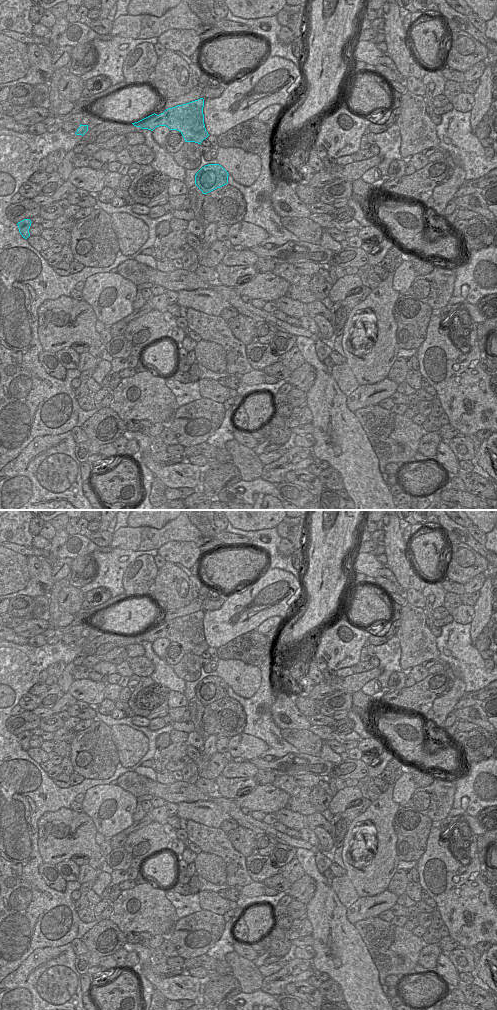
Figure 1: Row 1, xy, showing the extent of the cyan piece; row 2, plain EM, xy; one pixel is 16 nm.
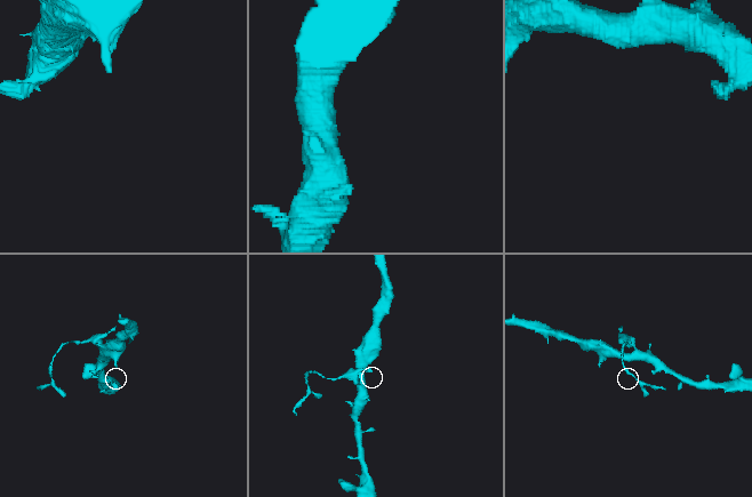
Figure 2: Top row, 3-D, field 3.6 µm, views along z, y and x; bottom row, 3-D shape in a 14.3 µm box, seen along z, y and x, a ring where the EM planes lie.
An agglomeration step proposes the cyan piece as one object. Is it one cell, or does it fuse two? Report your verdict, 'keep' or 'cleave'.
cleave

